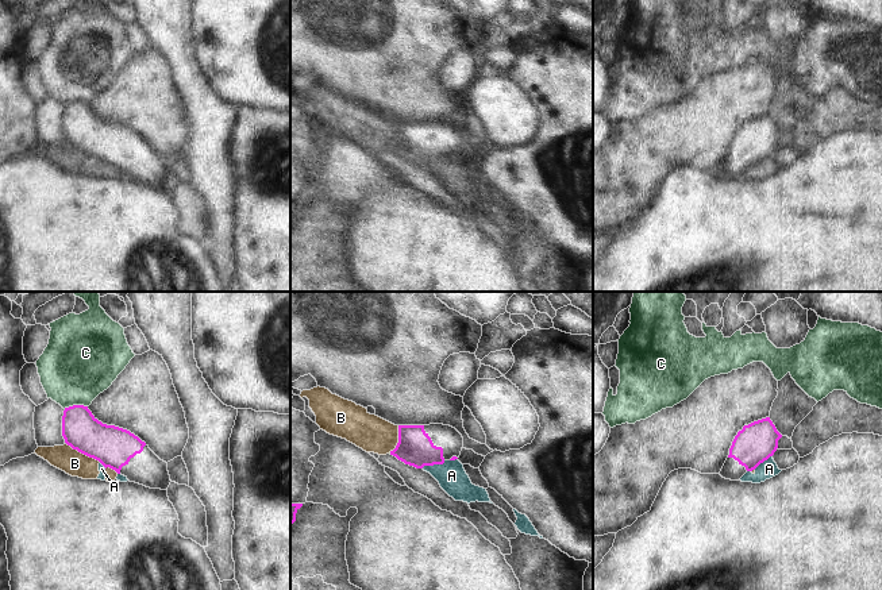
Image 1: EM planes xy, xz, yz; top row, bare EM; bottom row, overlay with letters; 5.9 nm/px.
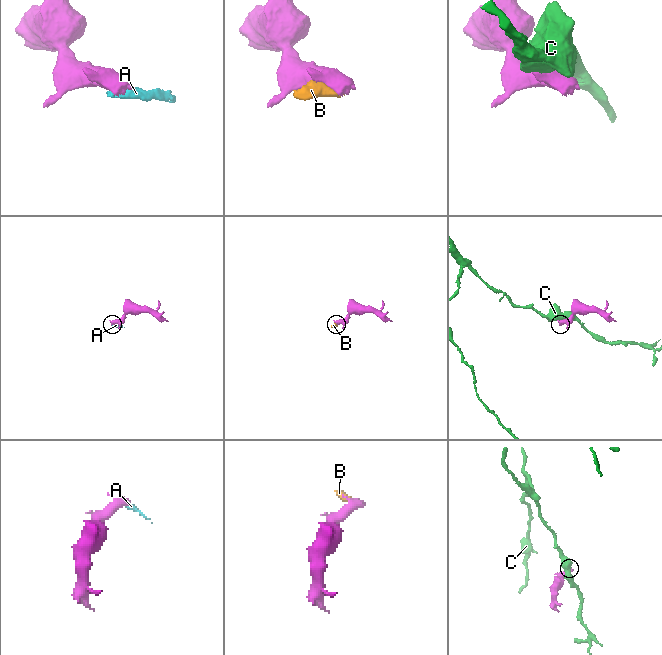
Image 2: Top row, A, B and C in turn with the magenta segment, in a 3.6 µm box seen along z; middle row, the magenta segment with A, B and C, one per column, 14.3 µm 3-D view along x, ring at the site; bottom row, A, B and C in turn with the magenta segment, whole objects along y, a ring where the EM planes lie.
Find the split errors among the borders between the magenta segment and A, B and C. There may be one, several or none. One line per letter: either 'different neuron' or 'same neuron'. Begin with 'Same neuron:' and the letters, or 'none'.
Same neuron: none
A: different neuron
B: different neuron
C: different neuron

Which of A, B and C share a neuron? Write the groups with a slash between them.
A B / C

